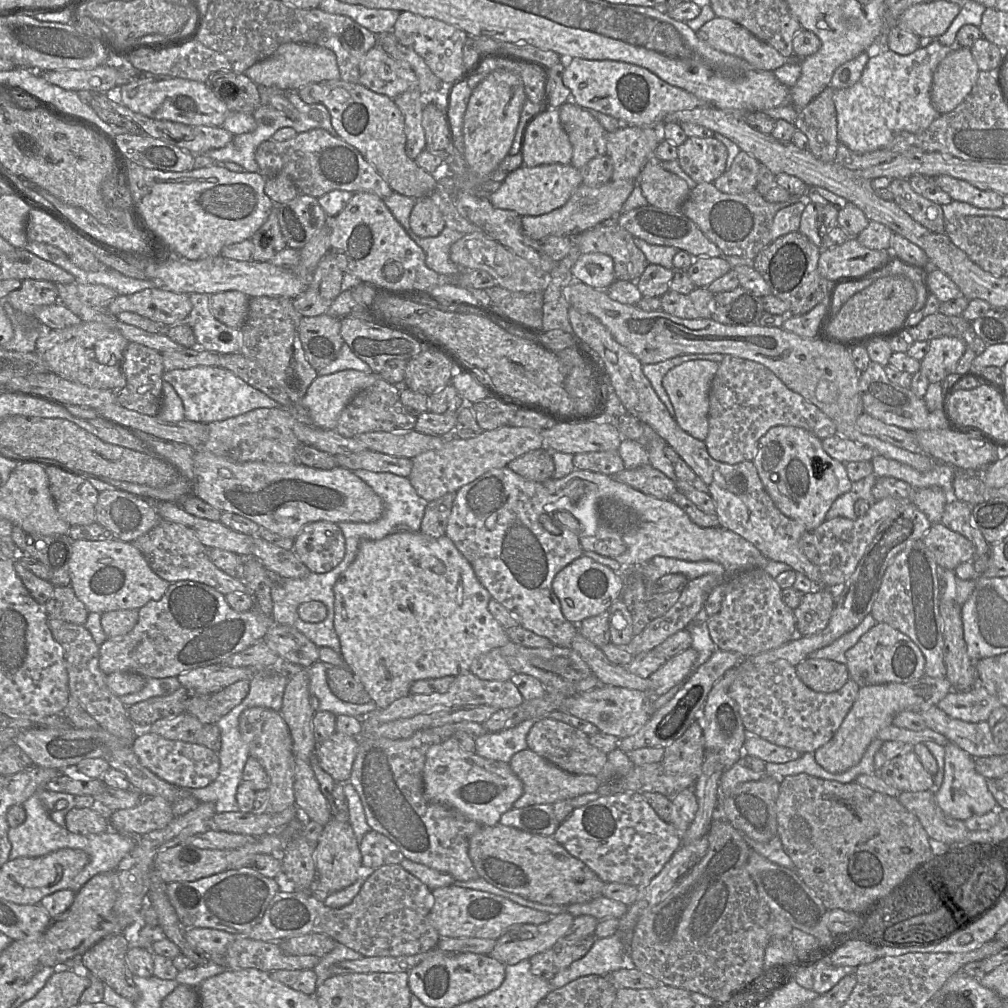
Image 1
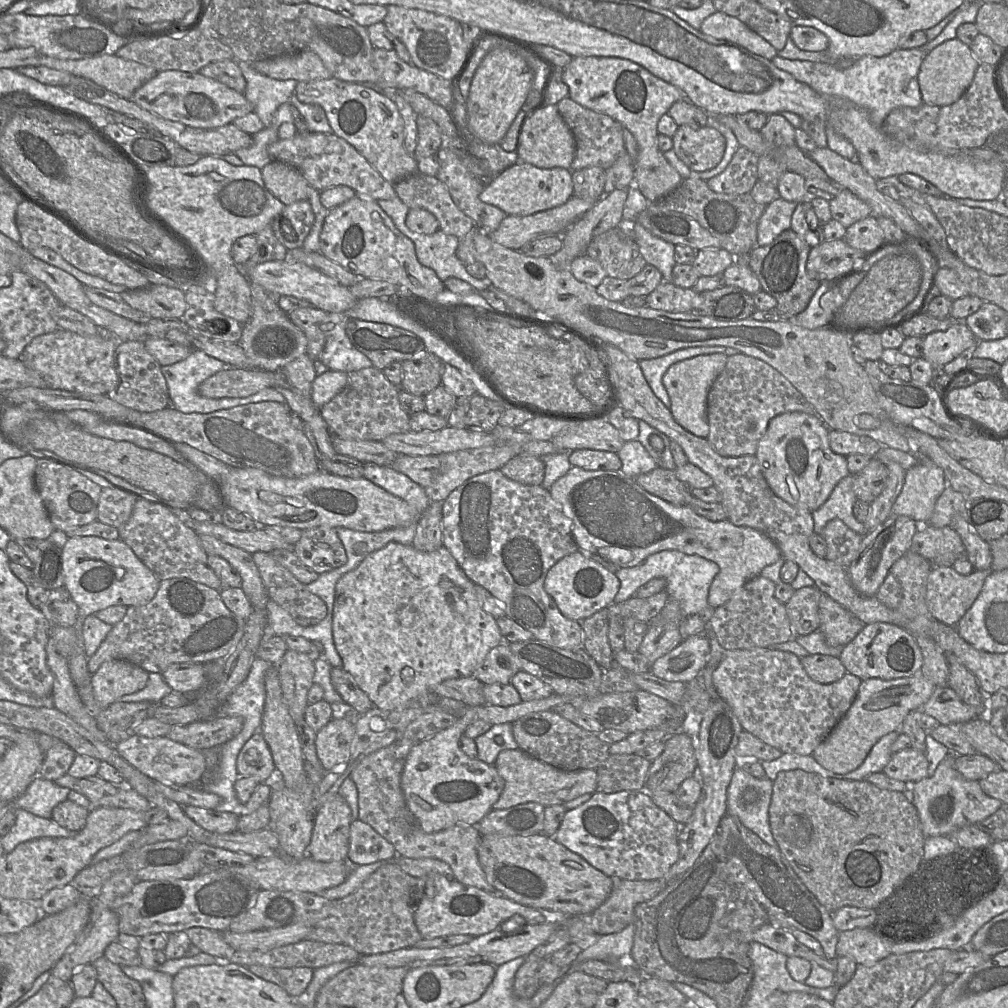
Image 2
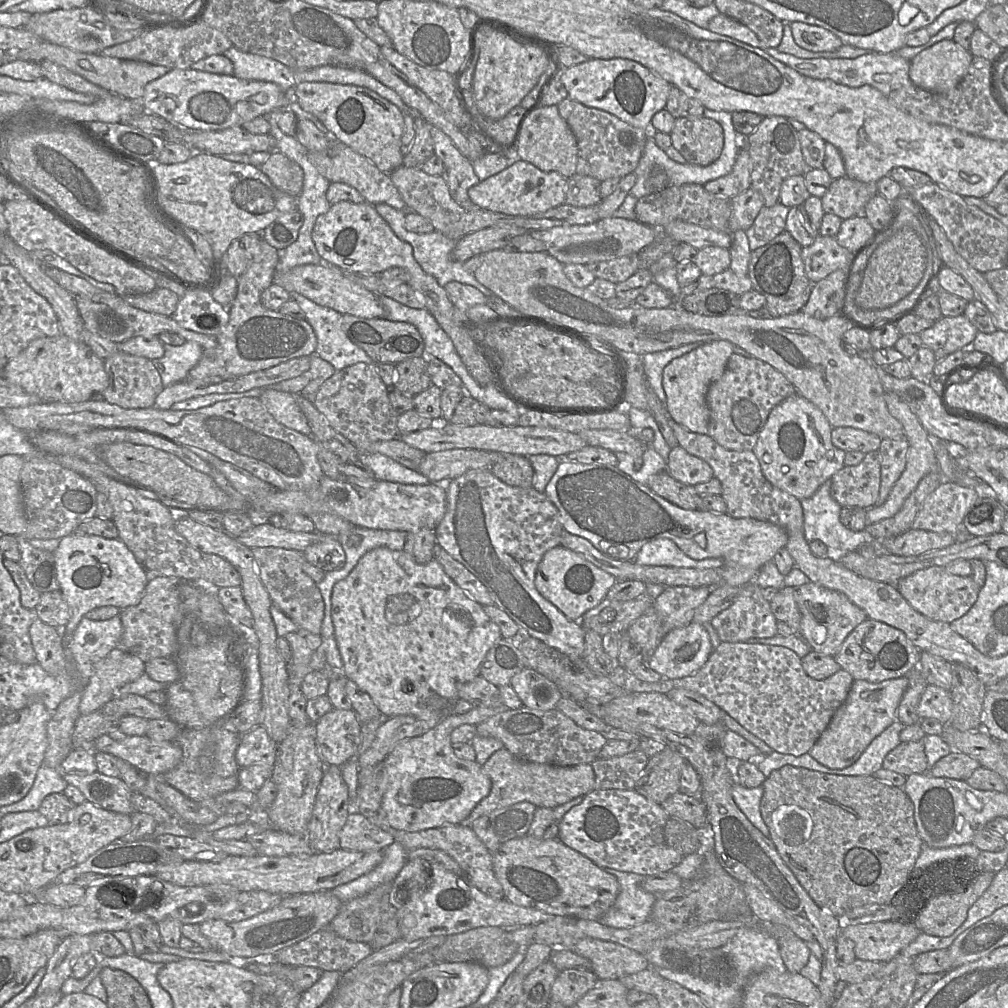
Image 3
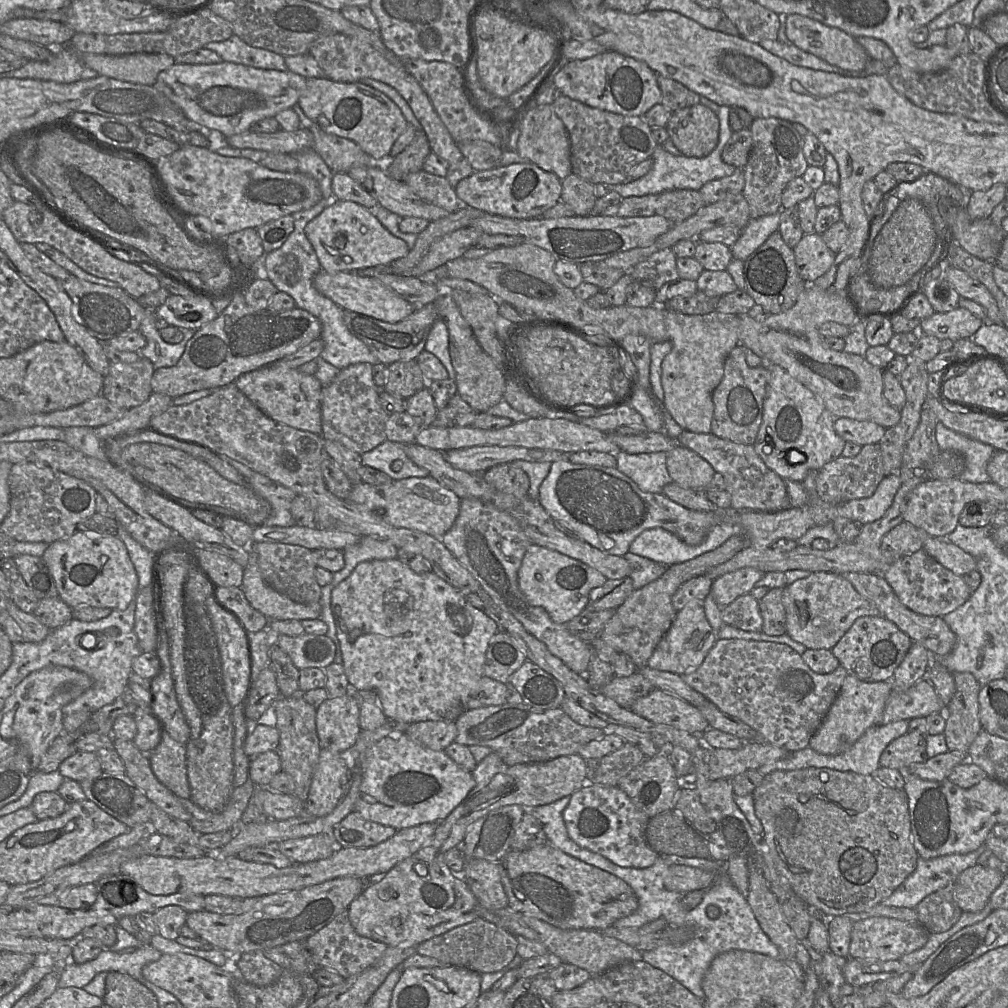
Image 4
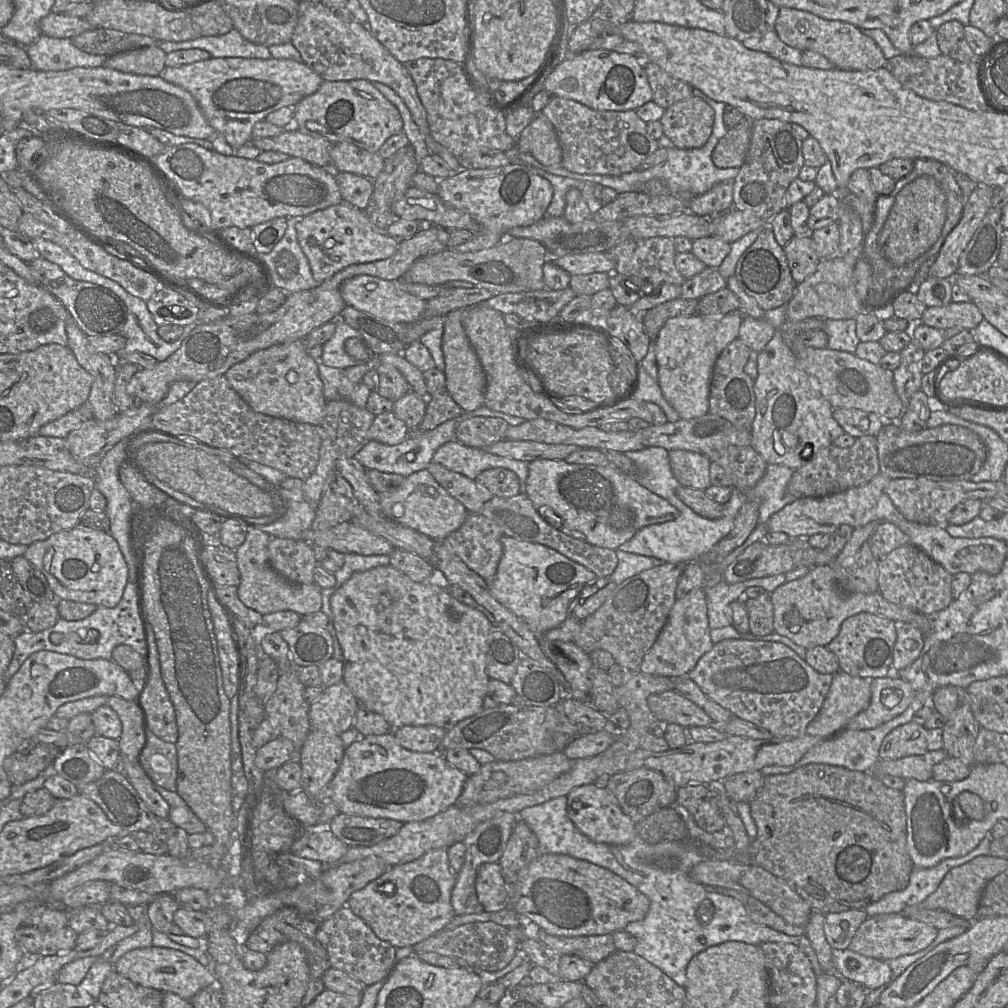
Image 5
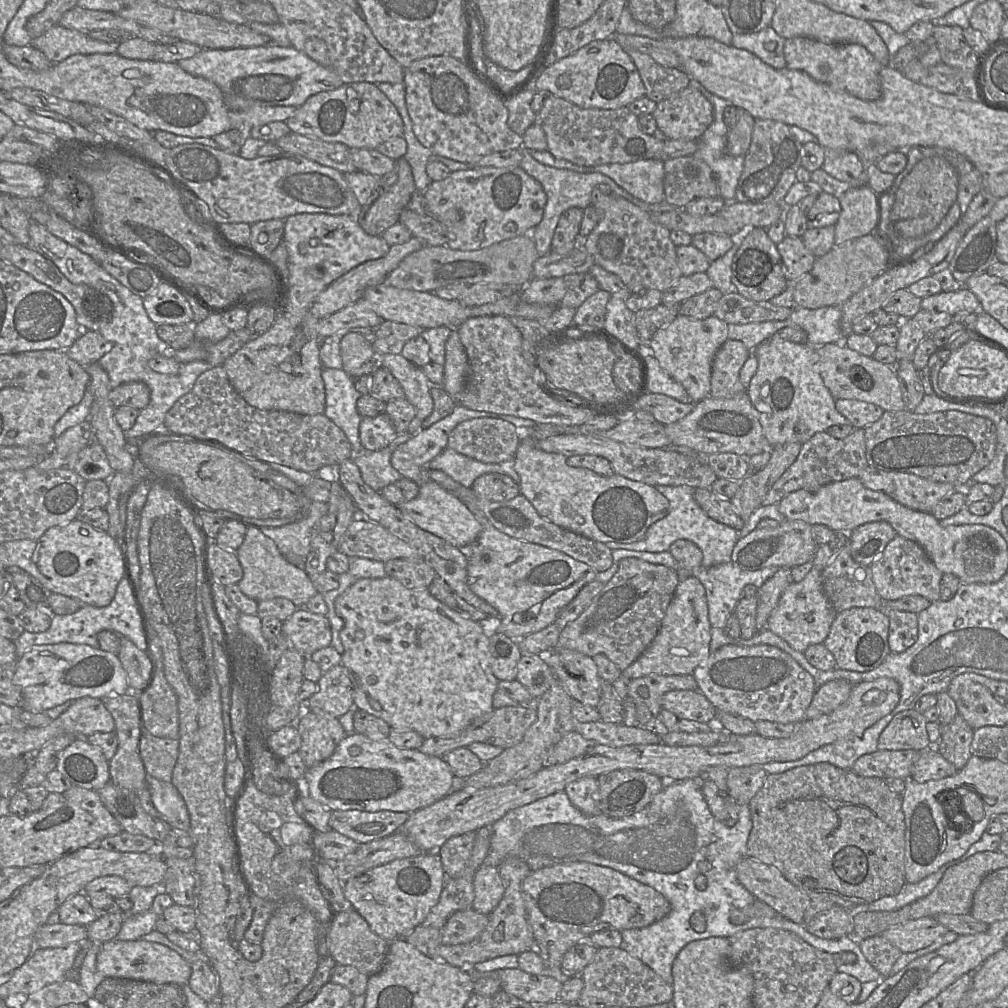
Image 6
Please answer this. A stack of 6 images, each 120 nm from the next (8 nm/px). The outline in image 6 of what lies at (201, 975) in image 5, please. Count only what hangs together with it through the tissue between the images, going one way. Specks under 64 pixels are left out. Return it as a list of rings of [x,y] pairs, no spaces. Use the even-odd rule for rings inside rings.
[[[117,940],[103,943],[97,955],[96,967],[104,977],[132,979],[155,984],[184,986],[189,983],[191,964],[171,948],[156,942]]]

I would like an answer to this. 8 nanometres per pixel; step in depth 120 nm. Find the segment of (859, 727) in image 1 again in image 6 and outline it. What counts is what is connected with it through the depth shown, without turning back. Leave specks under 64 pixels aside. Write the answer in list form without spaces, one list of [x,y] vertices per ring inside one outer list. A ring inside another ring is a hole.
[[[832,680],[818,687],[806,712],[807,719],[829,714],[850,696],[853,685],[846,680]]]

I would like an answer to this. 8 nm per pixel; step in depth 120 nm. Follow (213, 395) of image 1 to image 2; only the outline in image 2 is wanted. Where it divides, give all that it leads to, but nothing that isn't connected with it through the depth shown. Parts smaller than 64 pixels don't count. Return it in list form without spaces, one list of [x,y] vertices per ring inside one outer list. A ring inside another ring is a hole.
[[[194,349],[192,353],[184,360],[172,365],[162,366],[161,372],[167,382],[170,406],[182,413],[211,413],[222,409],[229,409],[235,406],[257,403],[263,401],[274,401],[284,403],[284,396],[273,387],[263,390],[247,397],[239,398],[206,398],[199,394],[200,384],[215,373],[226,369],[228,366],[205,352]]]

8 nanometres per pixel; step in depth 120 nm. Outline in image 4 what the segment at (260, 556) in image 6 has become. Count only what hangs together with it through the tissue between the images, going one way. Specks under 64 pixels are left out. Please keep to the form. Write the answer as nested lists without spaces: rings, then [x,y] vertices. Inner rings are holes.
[[[250,551],[249,562],[244,568],[241,586],[250,604],[269,620],[314,620],[319,619],[319,603],[305,605],[290,600],[271,588],[263,579],[256,555]]]

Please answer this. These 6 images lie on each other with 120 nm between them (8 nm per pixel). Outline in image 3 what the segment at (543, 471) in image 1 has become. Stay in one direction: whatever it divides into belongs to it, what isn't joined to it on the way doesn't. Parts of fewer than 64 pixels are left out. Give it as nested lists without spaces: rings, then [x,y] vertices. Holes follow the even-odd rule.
[[[503,455],[490,469],[503,483],[521,488],[533,486],[534,469],[527,457]]]

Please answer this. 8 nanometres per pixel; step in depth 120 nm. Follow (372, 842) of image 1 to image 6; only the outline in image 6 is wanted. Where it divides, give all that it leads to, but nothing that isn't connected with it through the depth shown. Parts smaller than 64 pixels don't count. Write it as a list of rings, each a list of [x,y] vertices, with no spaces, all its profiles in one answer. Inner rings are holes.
[[[335,810],[331,812],[329,825],[332,830],[345,835],[359,844],[365,844],[395,833],[409,818],[407,812],[382,810]]]

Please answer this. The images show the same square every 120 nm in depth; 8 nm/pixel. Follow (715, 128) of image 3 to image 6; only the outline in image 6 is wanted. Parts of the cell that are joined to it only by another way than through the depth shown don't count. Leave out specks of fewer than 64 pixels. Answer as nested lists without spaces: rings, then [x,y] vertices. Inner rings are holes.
[[[688,86],[677,94],[657,103],[653,112],[657,127],[671,140],[698,140],[714,118],[714,107],[701,92]]]

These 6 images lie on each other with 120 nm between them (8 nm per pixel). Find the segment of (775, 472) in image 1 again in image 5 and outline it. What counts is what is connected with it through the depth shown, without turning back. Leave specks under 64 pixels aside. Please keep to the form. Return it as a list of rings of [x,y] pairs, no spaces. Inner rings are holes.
[[[774,328],[772,339],[759,352],[757,361],[752,446],[767,463],[795,471],[820,449],[834,444],[845,432],[833,417],[834,409],[819,393],[786,344],[781,328]]]

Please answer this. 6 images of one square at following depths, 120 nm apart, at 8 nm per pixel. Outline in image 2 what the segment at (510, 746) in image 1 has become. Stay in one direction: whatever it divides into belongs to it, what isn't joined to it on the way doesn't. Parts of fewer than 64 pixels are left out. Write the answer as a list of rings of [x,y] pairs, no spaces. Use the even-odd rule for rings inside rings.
[[[512,723],[493,724],[484,734],[474,739],[477,759],[493,765],[502,750],[517,749],[518,744],[512,733]]]

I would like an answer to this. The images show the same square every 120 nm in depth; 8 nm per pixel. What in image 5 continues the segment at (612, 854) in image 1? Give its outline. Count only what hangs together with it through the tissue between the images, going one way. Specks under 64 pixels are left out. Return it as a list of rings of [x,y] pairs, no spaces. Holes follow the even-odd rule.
[[[604,782],[578,786],[569,792],[567,798],[568,817],[577,829],[593,842],[626,845],[634,839],[636,835],[636,824],[622,811],[615,796],[605,788]]]

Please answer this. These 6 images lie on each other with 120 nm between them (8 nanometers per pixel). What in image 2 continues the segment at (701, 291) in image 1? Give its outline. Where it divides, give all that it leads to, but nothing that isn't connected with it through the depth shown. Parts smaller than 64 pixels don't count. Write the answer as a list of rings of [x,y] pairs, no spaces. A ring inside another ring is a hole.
[[[662,281],[646,296],[646,306],[667,312],[691,312],[699,309],[699,293]]]

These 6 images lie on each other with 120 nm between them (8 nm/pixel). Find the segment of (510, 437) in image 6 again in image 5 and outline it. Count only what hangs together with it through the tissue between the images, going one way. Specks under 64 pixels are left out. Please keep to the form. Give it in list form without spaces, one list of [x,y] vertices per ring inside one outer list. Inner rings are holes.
[[[474,416],[459,423],[455,439],[466,446],[484,449],[504,440],[509,426],[502,418]]]

